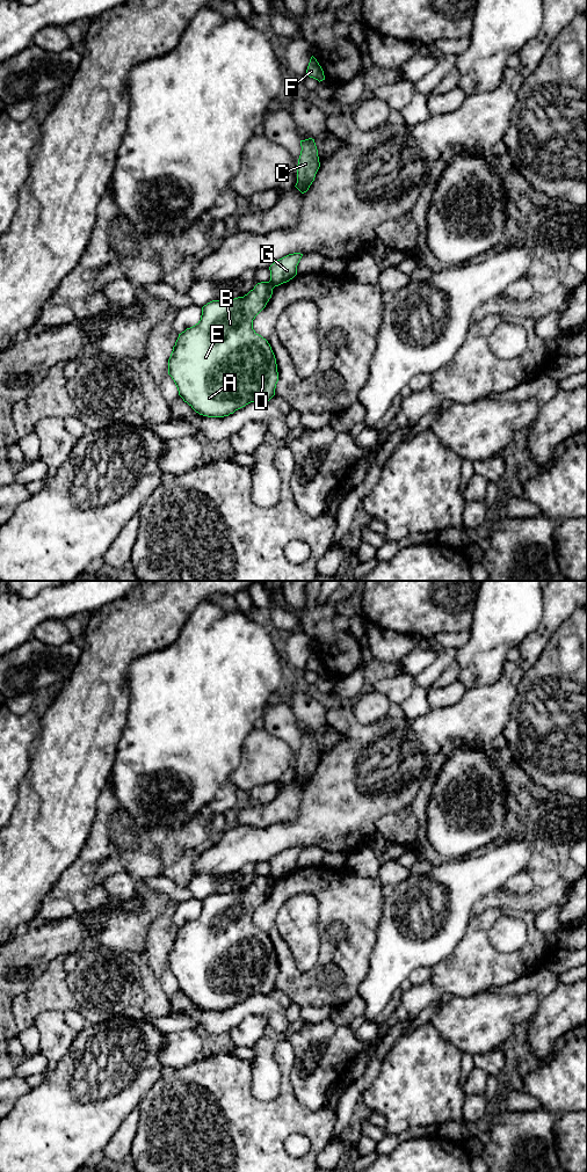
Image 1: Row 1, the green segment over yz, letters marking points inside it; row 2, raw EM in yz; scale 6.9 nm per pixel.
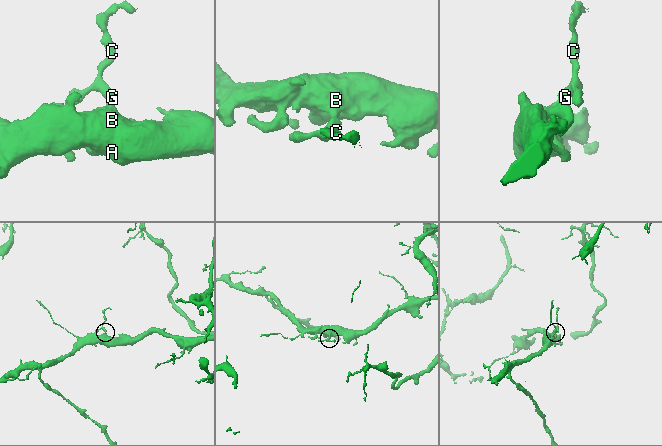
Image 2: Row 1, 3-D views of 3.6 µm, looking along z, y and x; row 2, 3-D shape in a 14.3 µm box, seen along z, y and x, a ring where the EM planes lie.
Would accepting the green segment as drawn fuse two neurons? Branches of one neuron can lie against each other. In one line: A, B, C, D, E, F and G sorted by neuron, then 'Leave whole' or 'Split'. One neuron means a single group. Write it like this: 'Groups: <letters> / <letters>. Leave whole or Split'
Groups: A B D E / C F G. Split

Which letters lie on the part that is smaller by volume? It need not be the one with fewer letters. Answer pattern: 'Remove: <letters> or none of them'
Remove: C, F, G

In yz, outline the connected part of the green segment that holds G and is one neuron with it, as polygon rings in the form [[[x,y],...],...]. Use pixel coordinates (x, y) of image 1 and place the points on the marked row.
[[[294,253],[289,254],[277,261],[275,261],[270,267],[270,282],[275,286],[289,282],[297,275],[297,265],[302,259],[303,254]]]

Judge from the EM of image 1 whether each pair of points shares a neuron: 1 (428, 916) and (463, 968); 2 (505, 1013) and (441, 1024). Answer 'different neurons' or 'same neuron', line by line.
1: different neurons
2: same neuron

